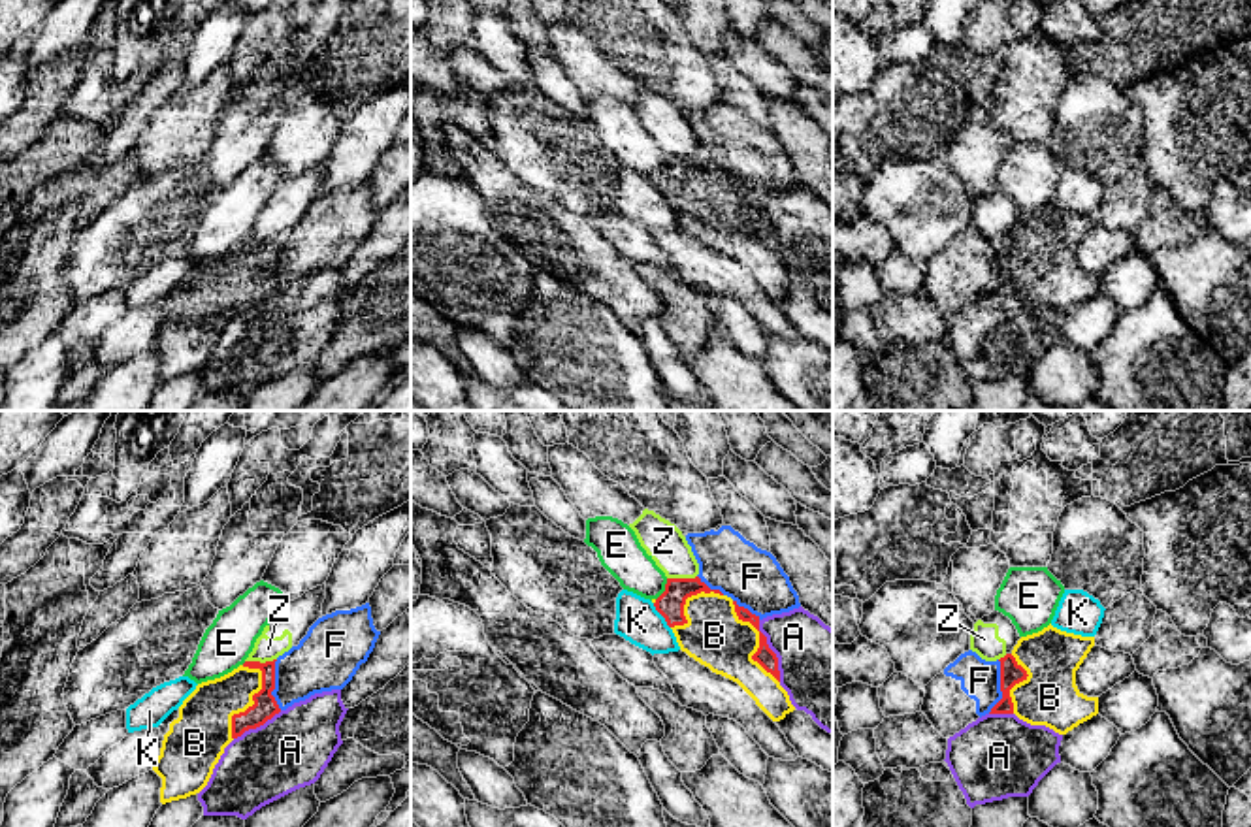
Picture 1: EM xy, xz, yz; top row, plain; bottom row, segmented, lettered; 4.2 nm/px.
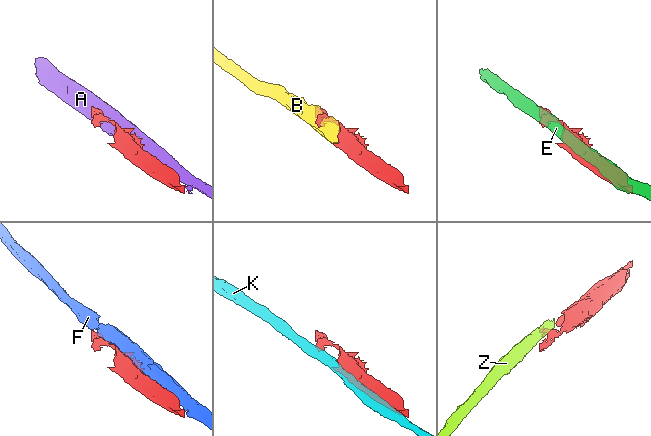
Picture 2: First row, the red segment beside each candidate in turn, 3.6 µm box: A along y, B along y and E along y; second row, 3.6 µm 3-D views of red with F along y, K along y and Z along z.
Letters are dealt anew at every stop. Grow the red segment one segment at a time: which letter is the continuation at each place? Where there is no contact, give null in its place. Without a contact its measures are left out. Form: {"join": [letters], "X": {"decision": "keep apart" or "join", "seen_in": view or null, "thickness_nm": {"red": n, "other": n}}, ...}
{"join": ["B"], "A": {"decision": "keep apart", "seen_in": "xz", "thickness_nm": {"red": 80, "other": 380}}, "B": {"decision": "join", "seen_in": "xy", "thickness_nm": {"red": 100, "other": 240}}, "E": {"decision": "keep apart", "seen_in": "xz", "thickness_nm": {"red": 110, "other": 190}}, "F": {"decision": "keep apart", "seen_in": "yz", "thickness_nm": {"red": 100, "other": 170}}, "K": {"decision": "keep apart", "seen_in": "xz", "thickness_nm": {"red": 110, "other": 190}}, "Z": {"decision": "keep apart", "seen_in": "xy", "thickness_nm": {"red": 100, "other": 110}}}

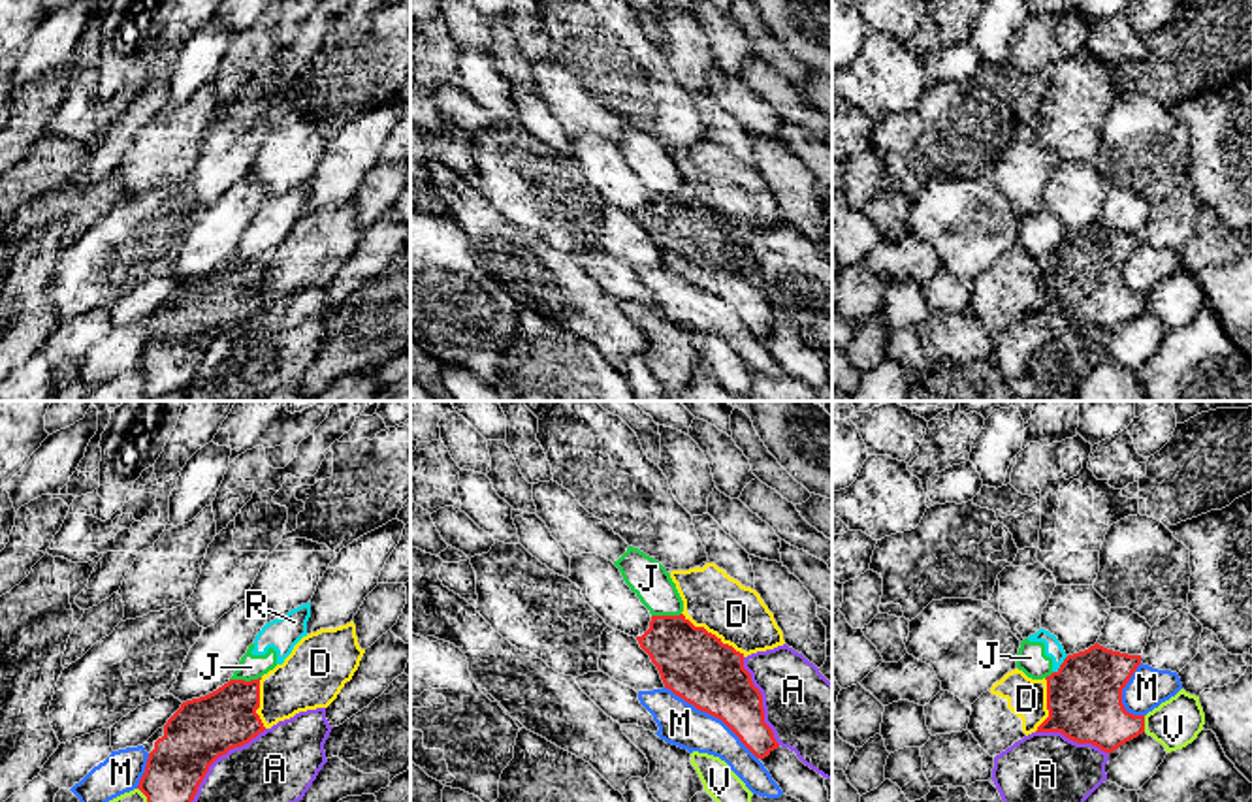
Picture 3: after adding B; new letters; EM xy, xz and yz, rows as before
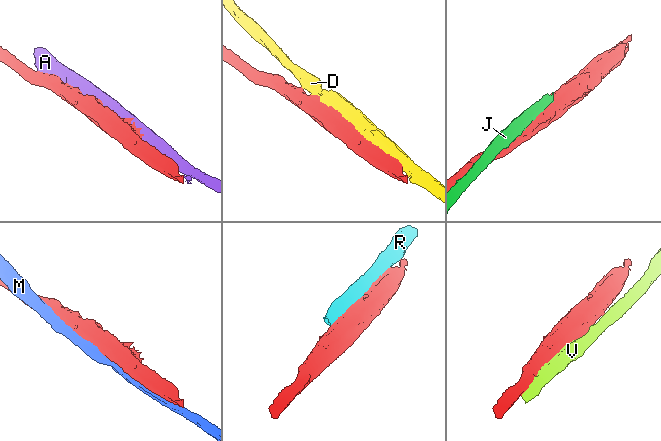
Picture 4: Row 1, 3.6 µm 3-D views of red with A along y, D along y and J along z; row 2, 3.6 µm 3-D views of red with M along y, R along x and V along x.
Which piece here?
{"join": [], "A": {"decision": "keep apart", "seen_in": "xy", "thickness_nm": {"red": 280, "other": 320}}, "D": {"decision": "keep apart", "seen_in": "xz", "thickness_nm": {"red": 300, "other": 260}}, "J": {"decision": "keep apart", "seen_in": "xy", "thickness_nm": {"red": 260, "other": 110}}, "M": {"decision": "keep apart", "seen_in": "xz", "thickness_nm": {"red": 300, "other": 190}}, "R": {"decision": "keep apart", "seen_in": "yz", "thickness_nm": {"red": 320, "other": 80}}, "V": {"decision": "keep apart", "seen_in": "yz", "thickness_nm": {"red": 300, "other": 200}}}

